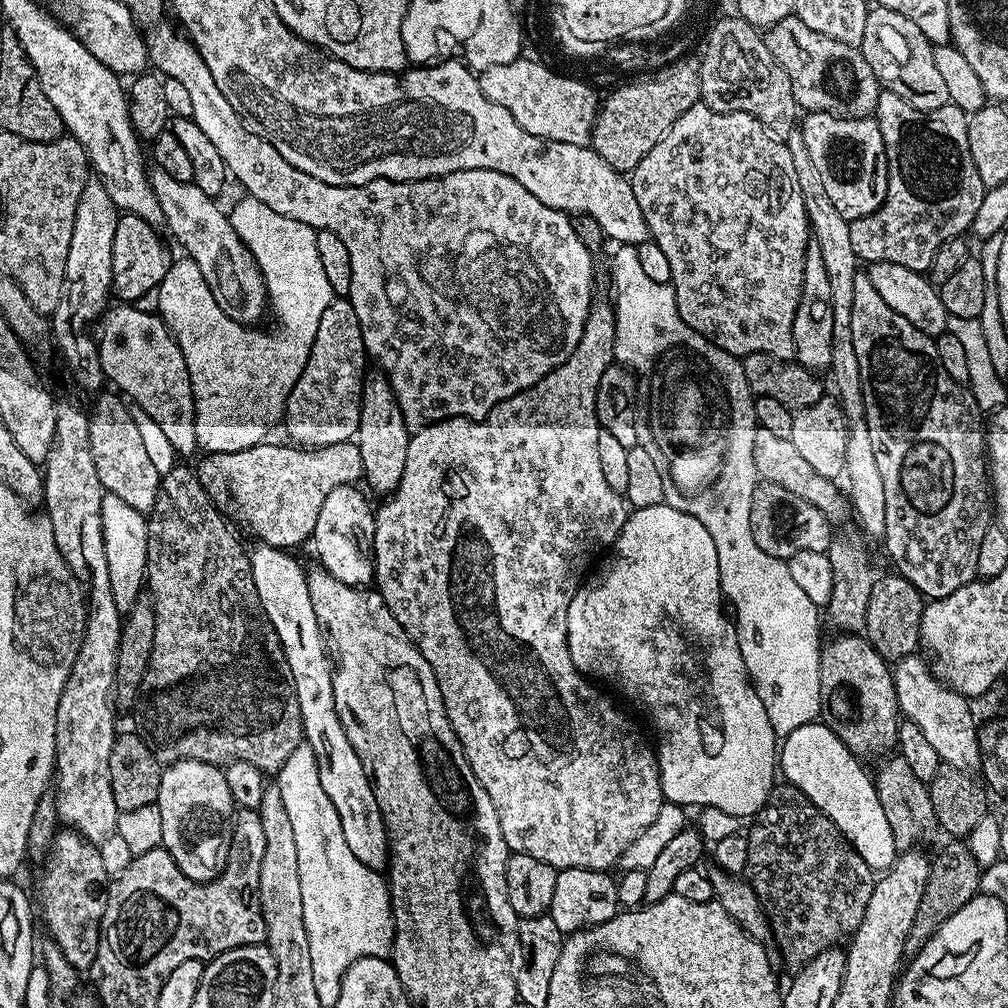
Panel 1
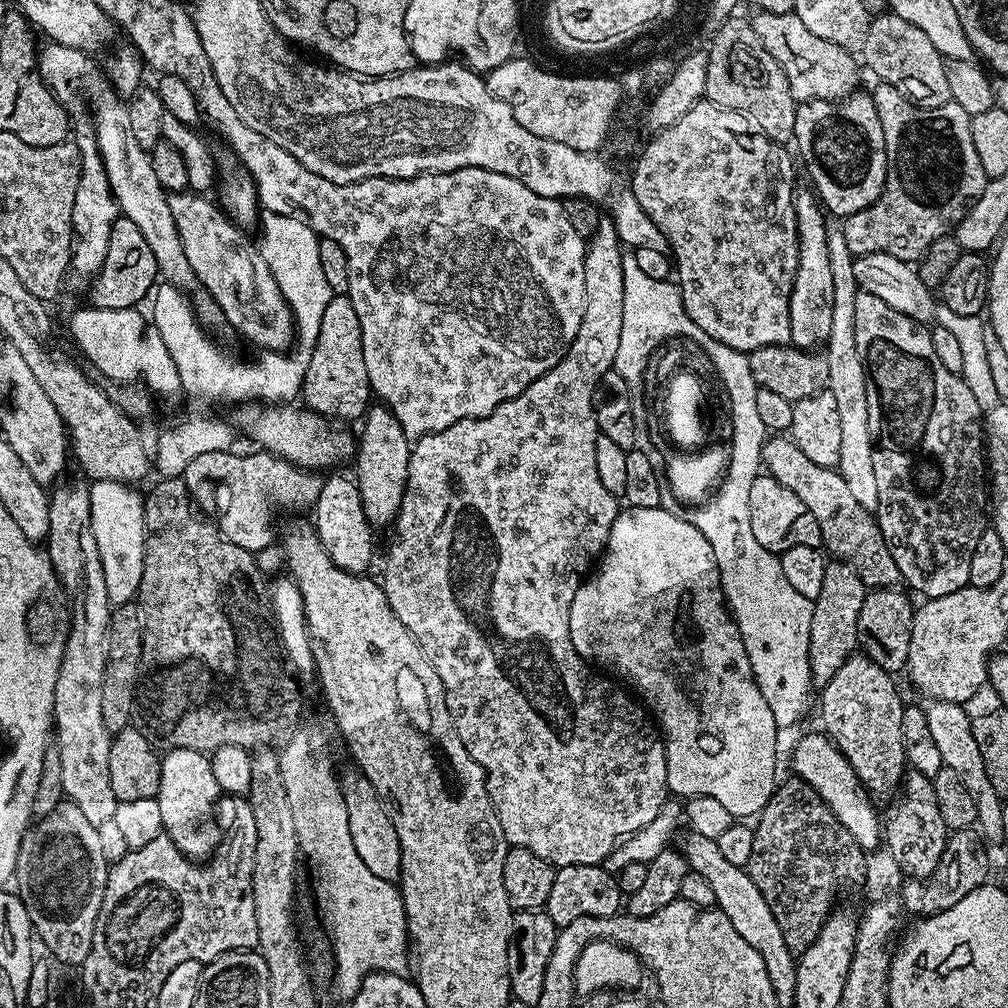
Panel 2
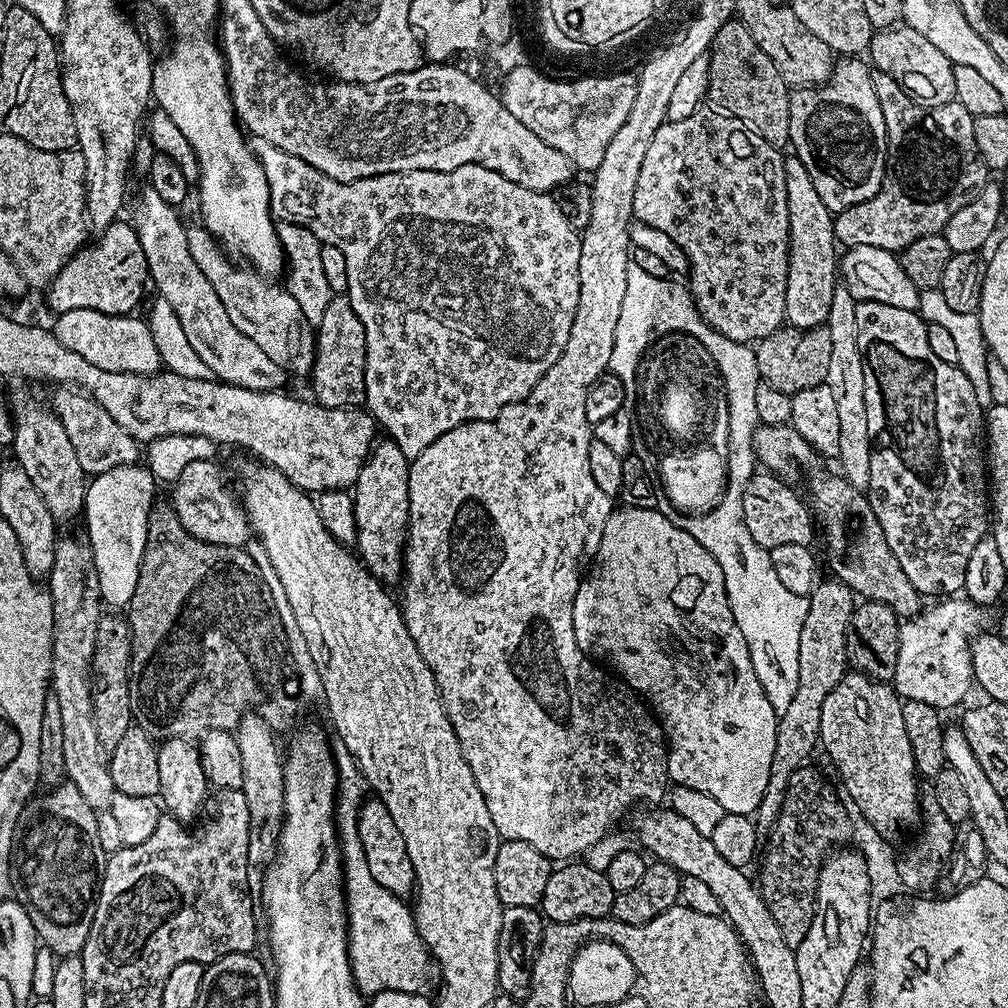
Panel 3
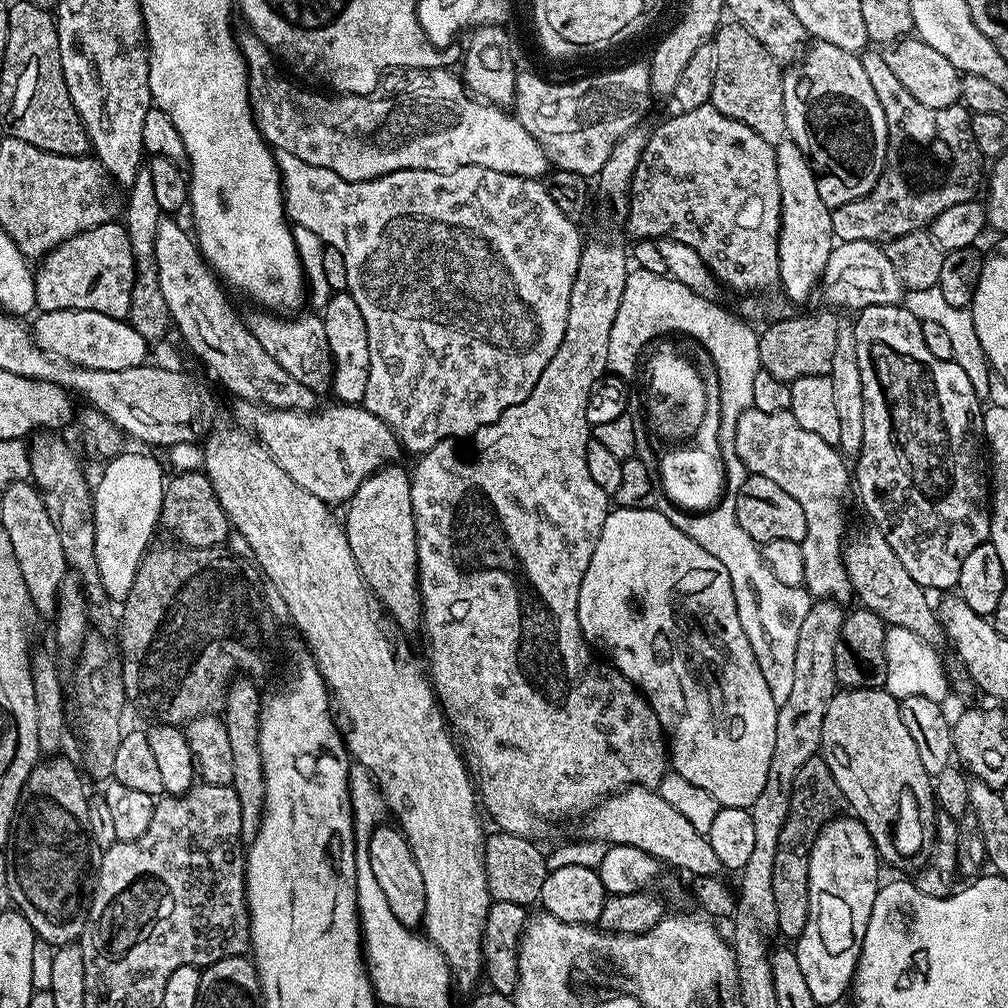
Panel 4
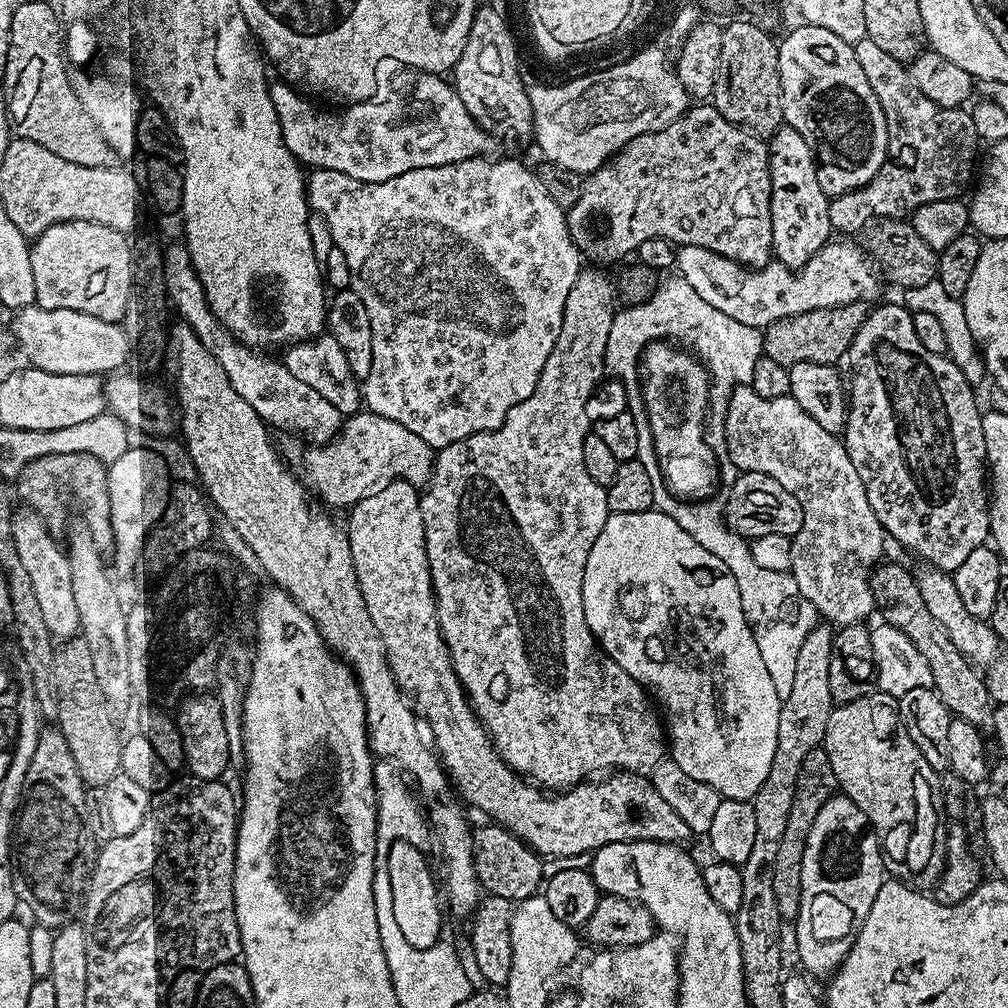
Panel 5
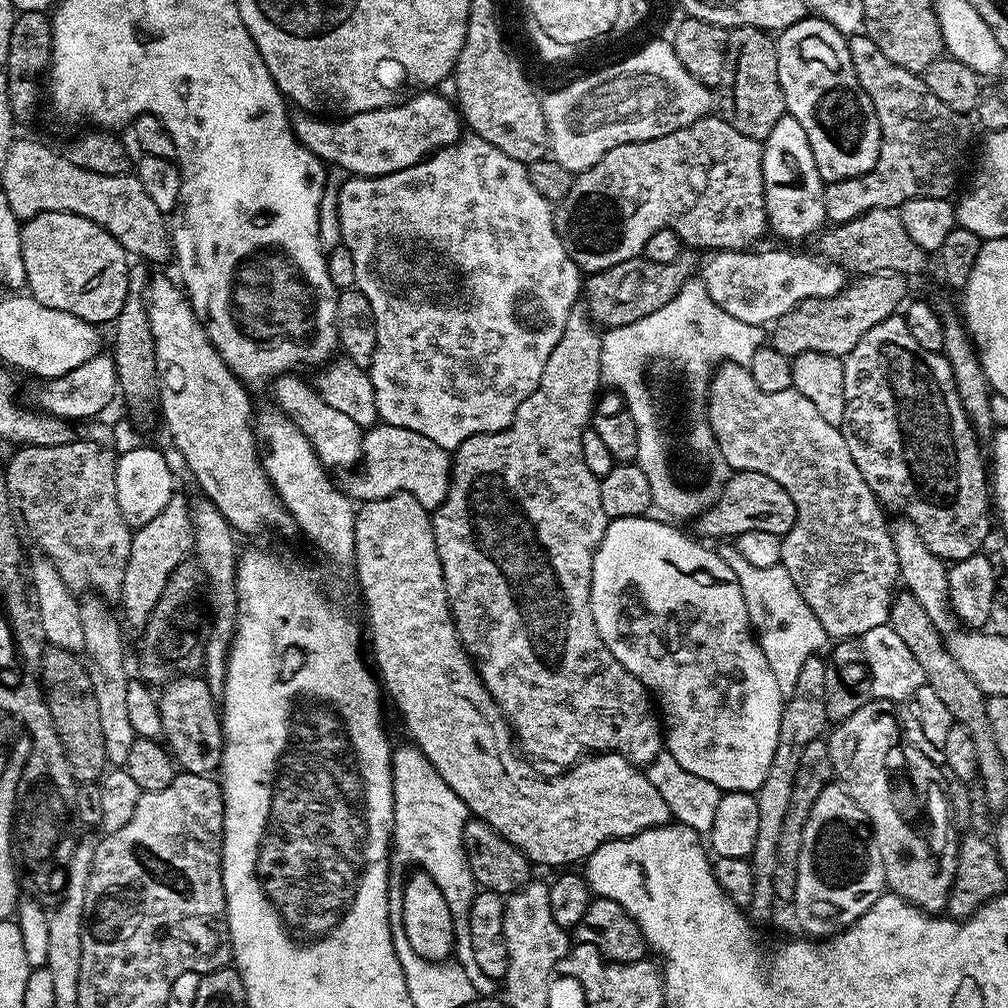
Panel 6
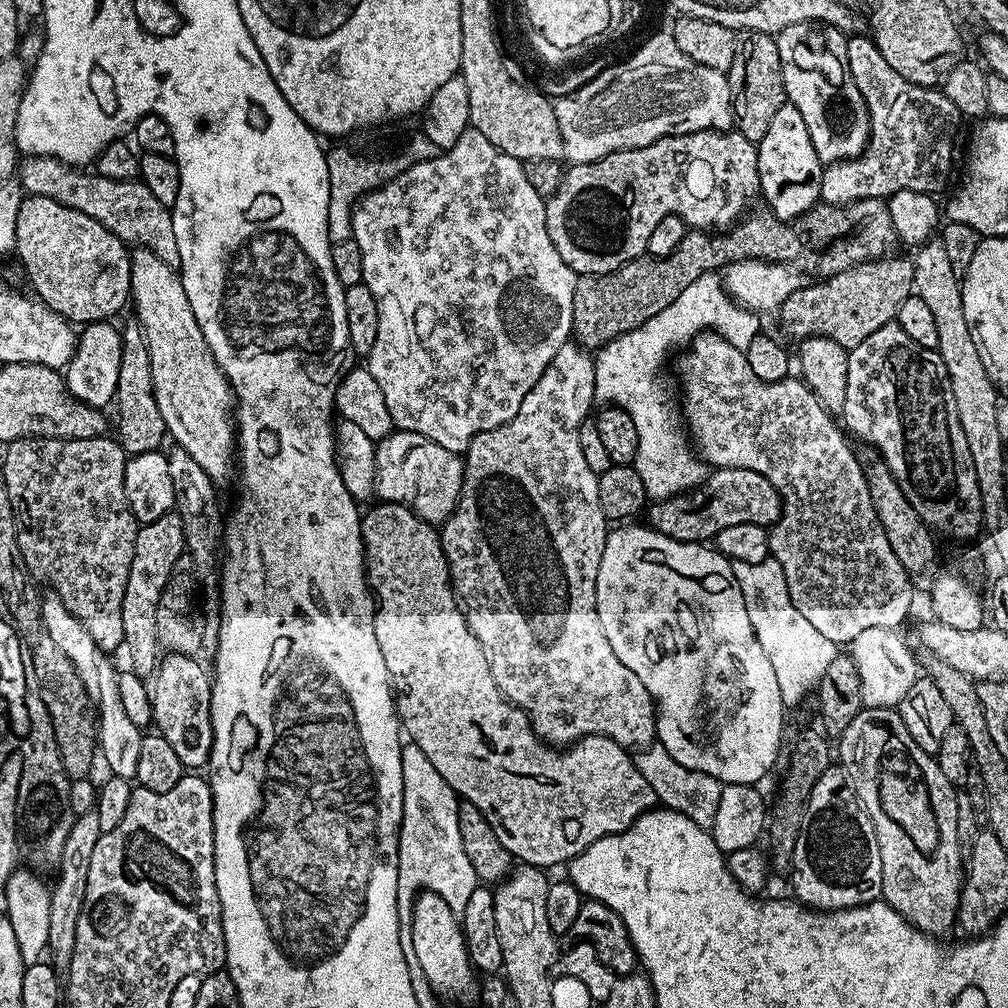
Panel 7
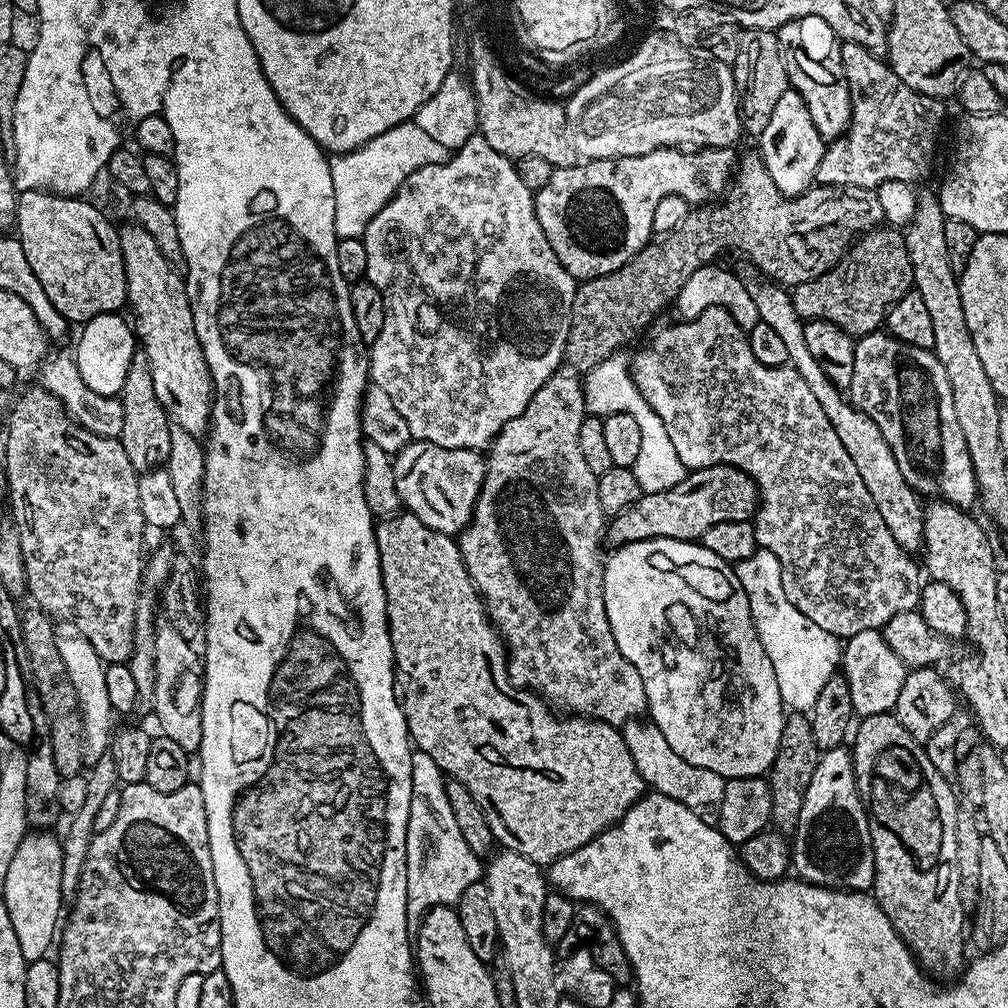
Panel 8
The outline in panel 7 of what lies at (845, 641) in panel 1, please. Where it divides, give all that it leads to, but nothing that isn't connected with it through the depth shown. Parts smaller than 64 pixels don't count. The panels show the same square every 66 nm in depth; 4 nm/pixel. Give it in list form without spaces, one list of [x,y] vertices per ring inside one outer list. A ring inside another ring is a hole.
[[[861,707],[860,713],[854,718],[854,722],[850,722],[850,726],[846,726],[846,730],[838,738],[840,744],[840,760],[848,779],[856,792],[856,799],[866,810],[866,814],[872,820],[874,826],[874,834],[878,838],[878,854],[882,854],[882,890],[880,895],[885,904],[891,906],[896,913],[902,917],[908,924],[913,924],[920,932],[933,938],[944,938],[944,935],[953,927],[957,927],[956,912],[960,909],[960,886],[962,883],[962,847],[959,844],[957,833],[957,815],[958,806],[956,805],[957,789],[946,778],[946,774],[942,774],[942,770],[938,766],[935,755],[926,750],[922,750],[922,746],[918,746],[918,742],[914,742],[914,738],[910,738],[910,734],[906,730],[906,722],[902,722],[899,711],[896,708],[865,708]]]

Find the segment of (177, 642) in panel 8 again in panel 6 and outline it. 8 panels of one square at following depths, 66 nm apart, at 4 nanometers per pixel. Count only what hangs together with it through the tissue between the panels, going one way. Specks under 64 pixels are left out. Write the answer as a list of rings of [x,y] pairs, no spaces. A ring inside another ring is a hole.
[[[203,675],[177,676],[159,689],[158,699],[162,714],[163,739],[177,765],[183,771],[199,776],[215,773],[220,767],[224,753],[224,730],[222,712],[217,697],[210,694],[210,686]]]

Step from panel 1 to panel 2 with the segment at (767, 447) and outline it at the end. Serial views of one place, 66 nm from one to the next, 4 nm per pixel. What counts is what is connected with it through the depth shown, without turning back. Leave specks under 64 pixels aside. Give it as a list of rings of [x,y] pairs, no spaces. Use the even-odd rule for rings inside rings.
[[[772,434],[765,439],[764,449],[760,451],[760,463],[767,475],[802,498],[803,504],[818,521],[823,551],[839,563],[851,564],[858,578],[862,578],[865,589],[894,588],[901,583],[898,562],[894,562],[894,554],[890,554],[882,538],[879,522],[873,513],[866,510],[866,506],[861,506],[854,499],[851,490],[846,487],[846,478],[842,478],[836,468],[810,462],[810,458],[806,458],[806,454],[802,454],[802,450],[798,450],[792,439],[784,434]]]

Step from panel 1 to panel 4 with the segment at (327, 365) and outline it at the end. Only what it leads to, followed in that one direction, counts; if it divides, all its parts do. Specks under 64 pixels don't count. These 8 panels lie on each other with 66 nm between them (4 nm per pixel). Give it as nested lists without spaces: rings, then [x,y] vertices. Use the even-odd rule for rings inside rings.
[[[346,290],[333,292],[328,298],[328,305],[322,310],[322,319],[332,355],[330,392],[332,388],[339,403],[360,404],[366,394],[366,378],[370,378],[370,338],[366,338],[366,321],[362,319],[362,310],[358,310],[358,302],[354,302]]]

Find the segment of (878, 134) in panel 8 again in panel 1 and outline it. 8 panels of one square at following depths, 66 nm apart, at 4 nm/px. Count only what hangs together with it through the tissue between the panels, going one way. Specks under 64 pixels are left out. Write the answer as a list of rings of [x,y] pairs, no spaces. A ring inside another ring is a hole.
[[[881,91],[874,119],[882,130],[888,163],[886,198],[882,206],[874,210],[874,214],[866,214],[850,223],[850,242],[854,245],[857,261],[868,264],[892,262],[906,266],[906,270],[927,273],[928,267],[934,262],[934,254],[938,254],[938,246],[956,236],[964,236],[971,229],[986,189],[982,178],[978,178],[974,157],[970,155],[968,117],[969,113],[953,104],[944,104],[933,112],[923,112],[910,106],[910,102],[898,98],[898,94]]]

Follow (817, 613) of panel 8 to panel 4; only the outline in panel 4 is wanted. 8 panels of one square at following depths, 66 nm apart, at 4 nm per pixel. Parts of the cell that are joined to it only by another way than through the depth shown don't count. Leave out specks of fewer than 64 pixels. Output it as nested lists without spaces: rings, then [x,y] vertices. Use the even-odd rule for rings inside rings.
[[[751,407],[742,413],[736,423],[736,453],[738,458],[742,458],[745,469],[751,475],[765,476],[770,478],[770,482],[778,482],[778,486],[782,486],[782,490],[786,490],[786,494],[790,494],[790,498],[794,498],[794,502],[802,506],[806,514],[806,534],[799,540],[804,563],[803,587],[816,598],[844,602],[847,596],[851,597],[852,584],[848,581],[844,569],[845,545],[842,543],[845,539],[844,499],[847,498],[848,492],[850,496],[850,468],[849,465],[848,468],[844,465],[846,460],[839,447],[830,442],[822,442],[818,434],[810,434],[810,430],[798,426],[791,411],[766,414]]]

